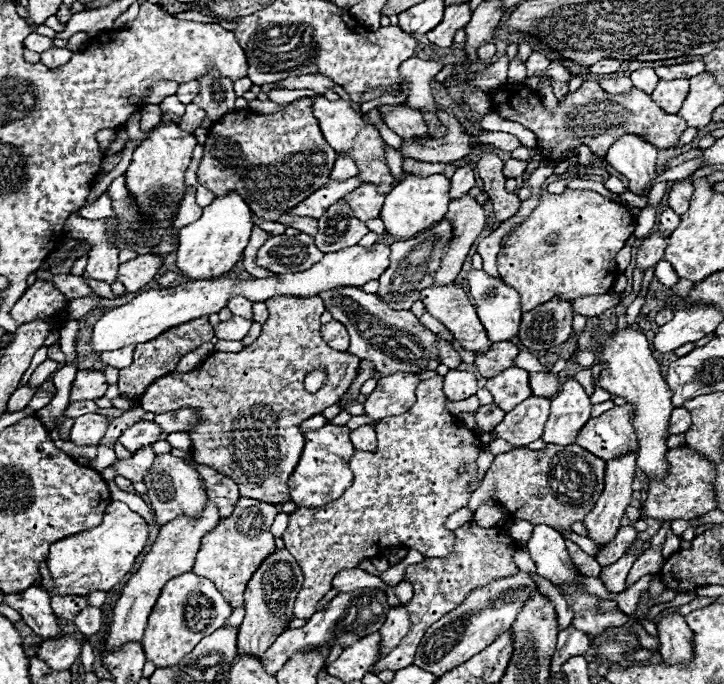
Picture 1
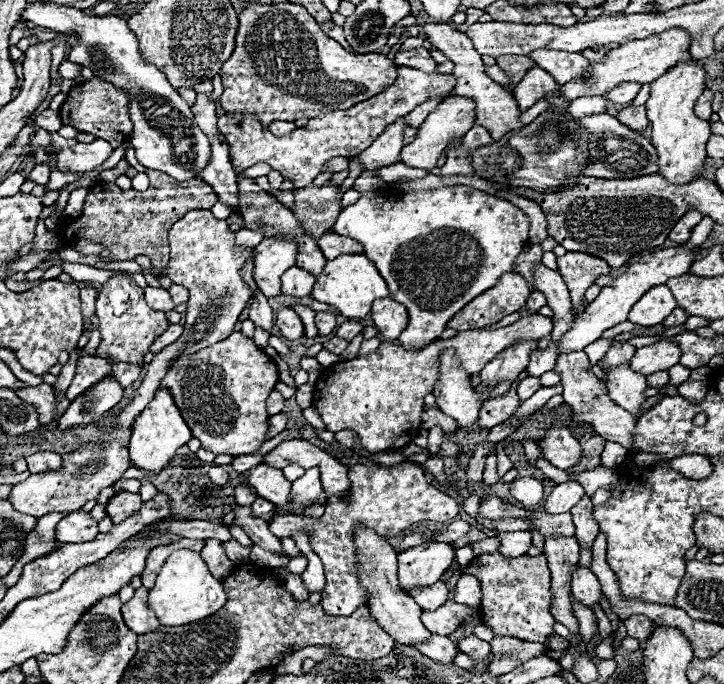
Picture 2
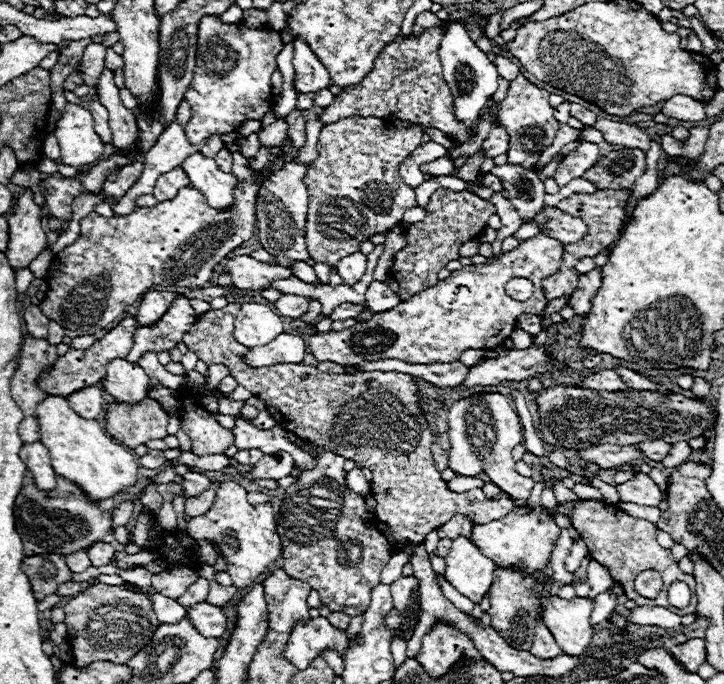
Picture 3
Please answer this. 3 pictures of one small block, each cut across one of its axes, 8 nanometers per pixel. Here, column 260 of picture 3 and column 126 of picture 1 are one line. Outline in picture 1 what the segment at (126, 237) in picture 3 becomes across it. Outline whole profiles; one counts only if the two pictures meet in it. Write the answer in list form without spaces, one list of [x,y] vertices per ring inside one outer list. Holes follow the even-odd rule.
[[[162,120],[152,134],[136,148],[132,162],[126,170],[126,184],[130,192],[134,194],[136,204],[140,206],[140,212],[144,212],[144,218],[152,220],[158,228],[166,228],[170,222],[170,214],[176,214],[180,208],[180,200],[186,194],[184,186],[184,172],[190,164],[192,150],[196,146],[196,136],[190,132],[184,132],[176,122]]]

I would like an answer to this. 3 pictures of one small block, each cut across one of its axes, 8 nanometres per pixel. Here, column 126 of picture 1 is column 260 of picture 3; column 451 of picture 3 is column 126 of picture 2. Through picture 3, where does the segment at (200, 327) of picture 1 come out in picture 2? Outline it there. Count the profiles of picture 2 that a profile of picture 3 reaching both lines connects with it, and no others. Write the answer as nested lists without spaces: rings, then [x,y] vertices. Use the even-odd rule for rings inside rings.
[[[118,492],[110,498],[110,502],[106,504],[106,514],[112,518],[112,522],[122,522],[124,518],[130,518],[132,514],[136,514],[136,510],[140,510],[142,500],[140,494],[132,494],[132,492]]]

